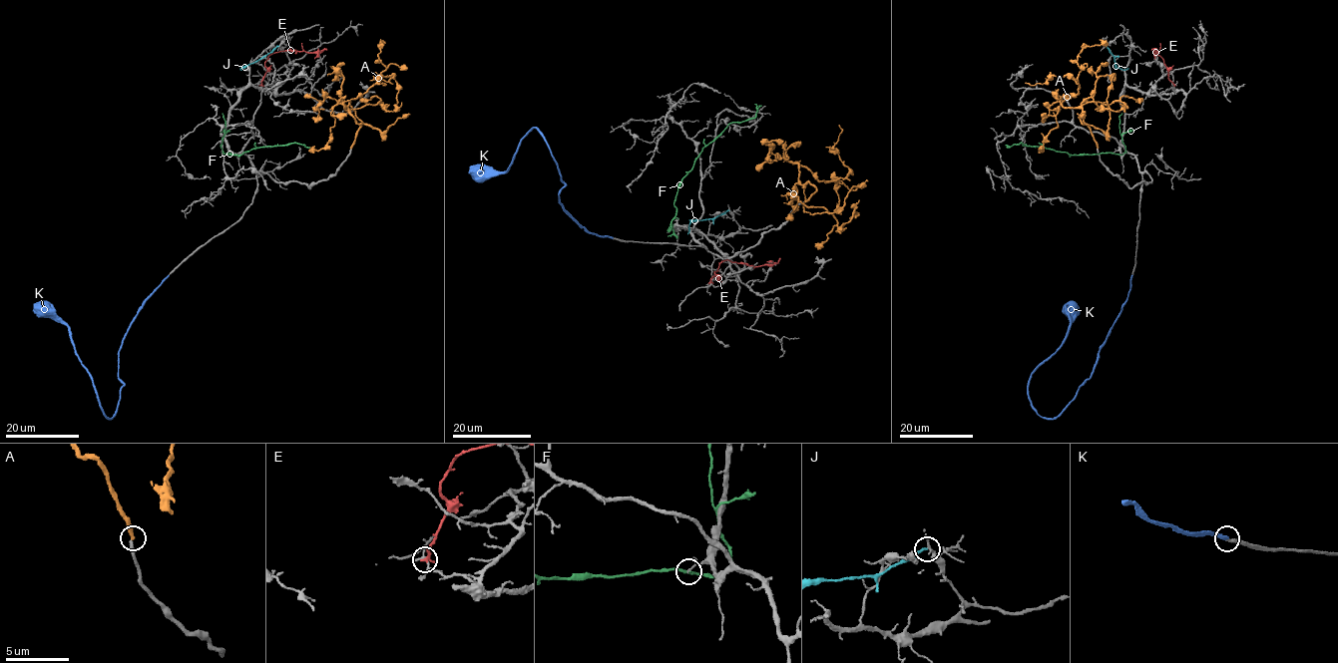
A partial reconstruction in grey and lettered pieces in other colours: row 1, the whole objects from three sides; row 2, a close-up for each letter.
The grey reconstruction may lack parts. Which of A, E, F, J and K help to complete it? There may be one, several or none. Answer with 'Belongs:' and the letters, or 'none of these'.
Belongs: K

